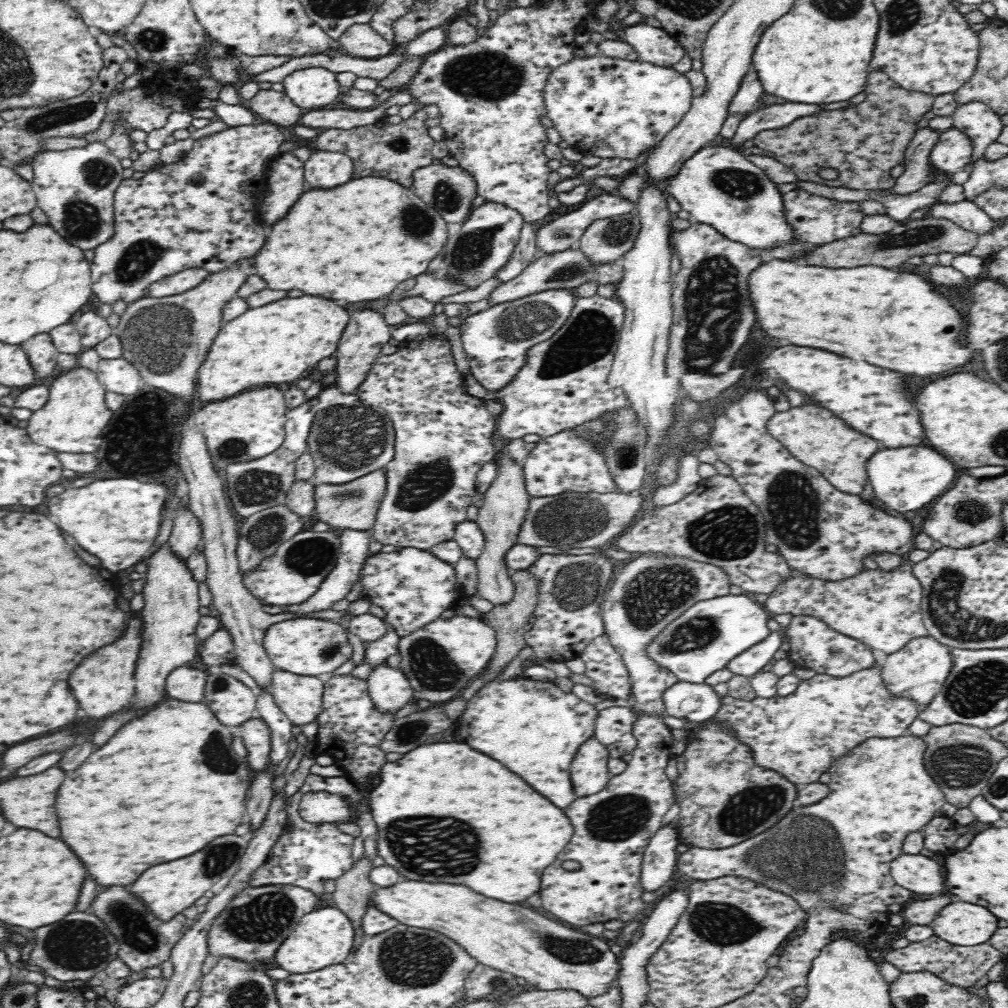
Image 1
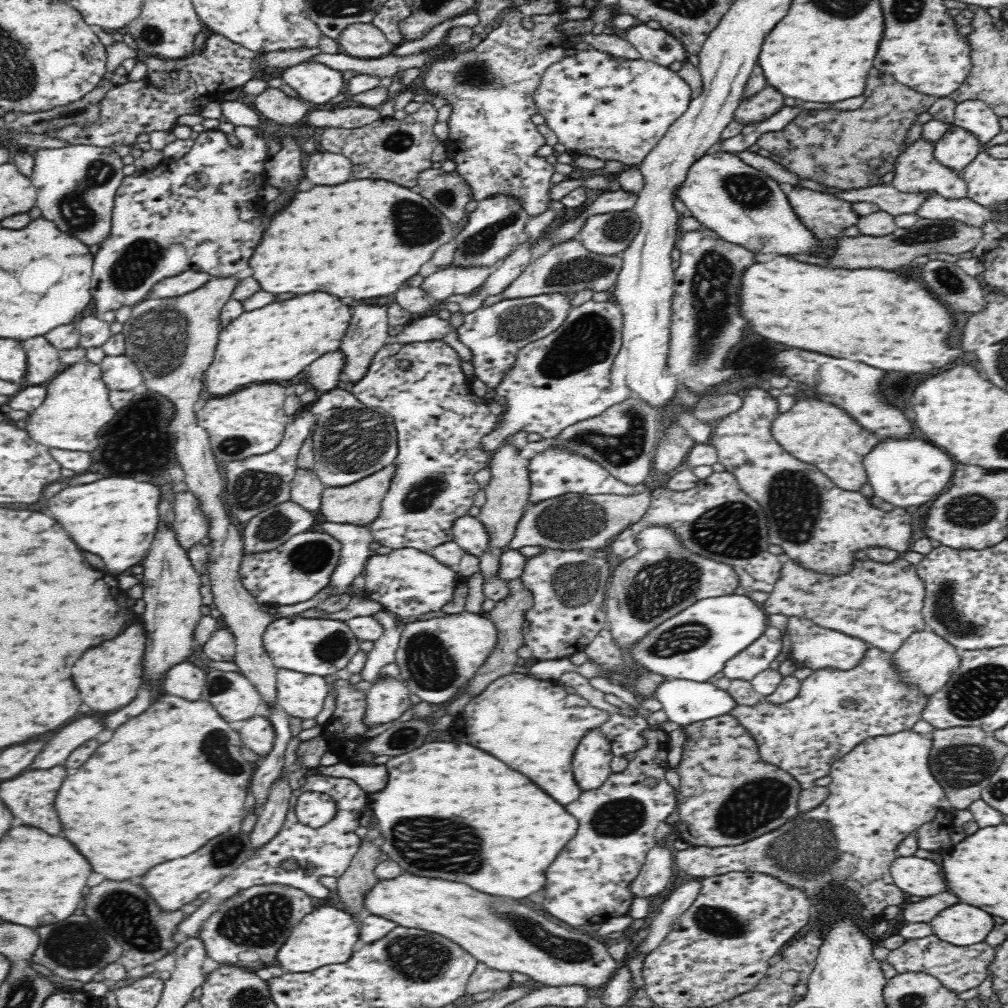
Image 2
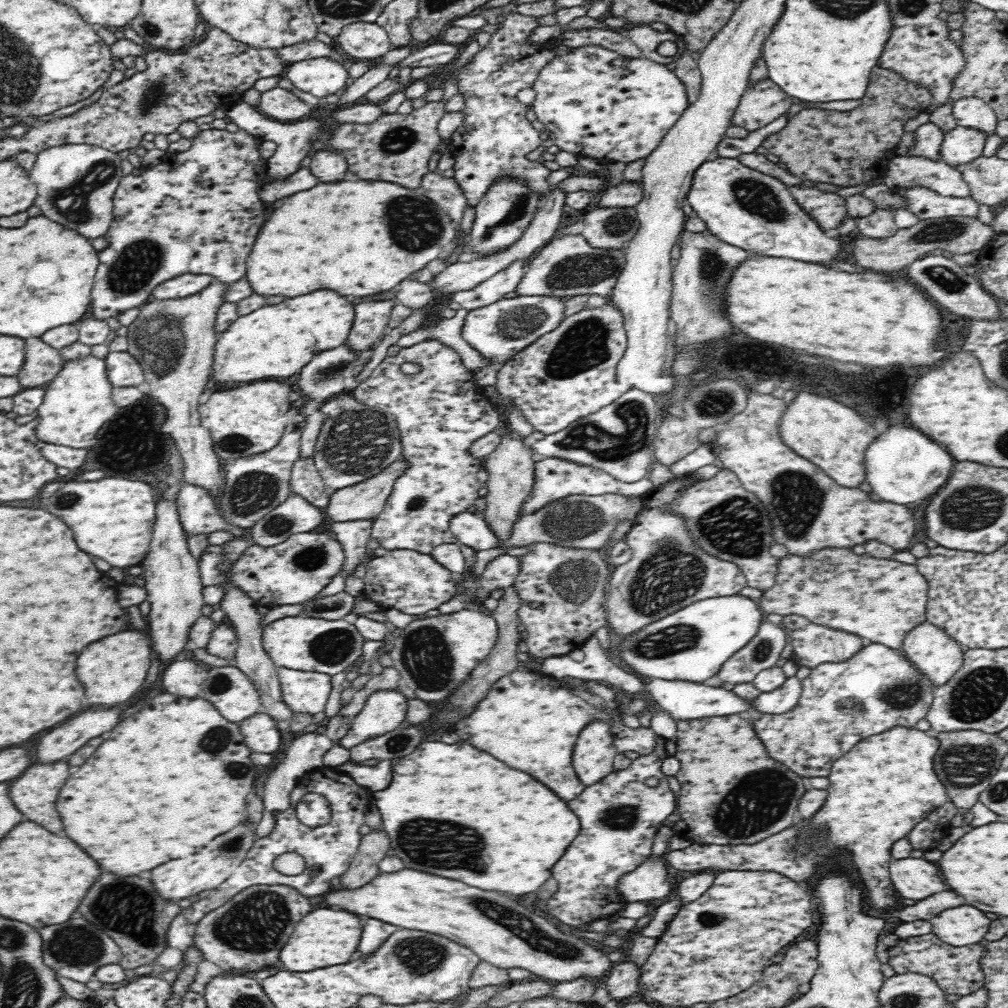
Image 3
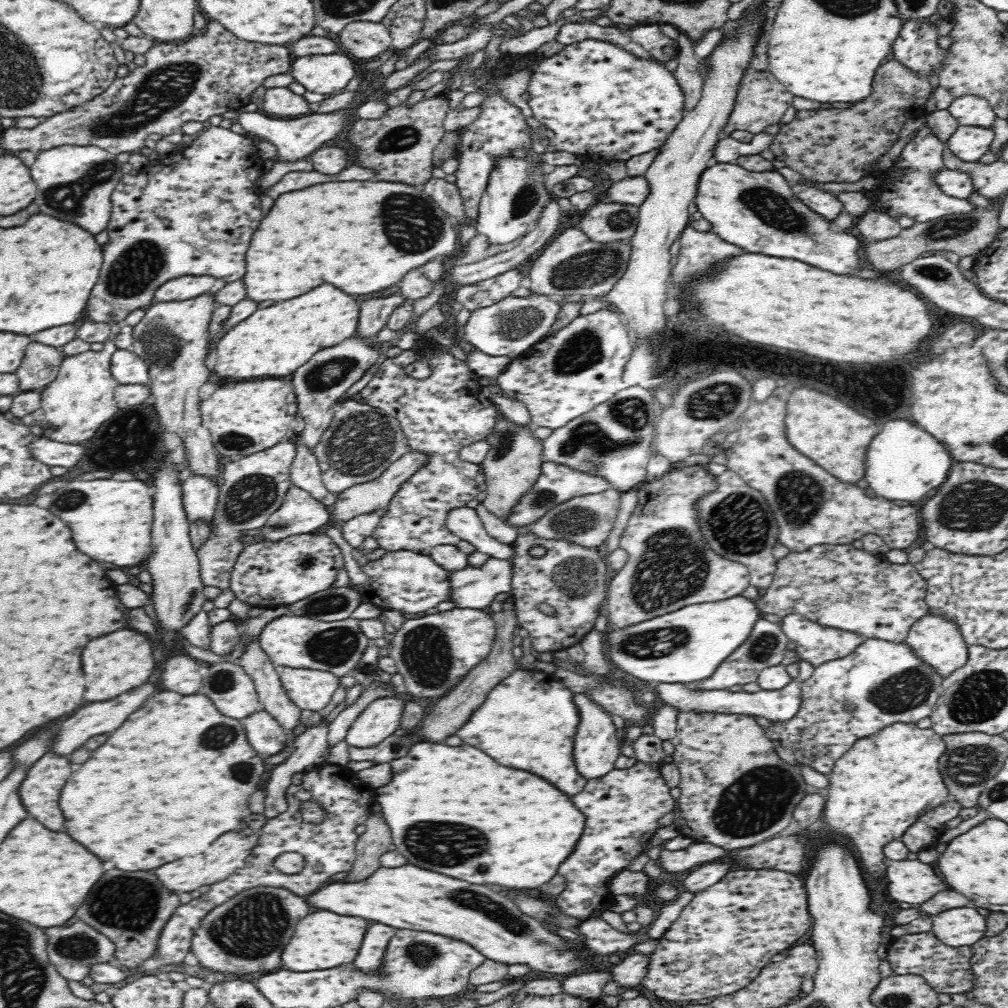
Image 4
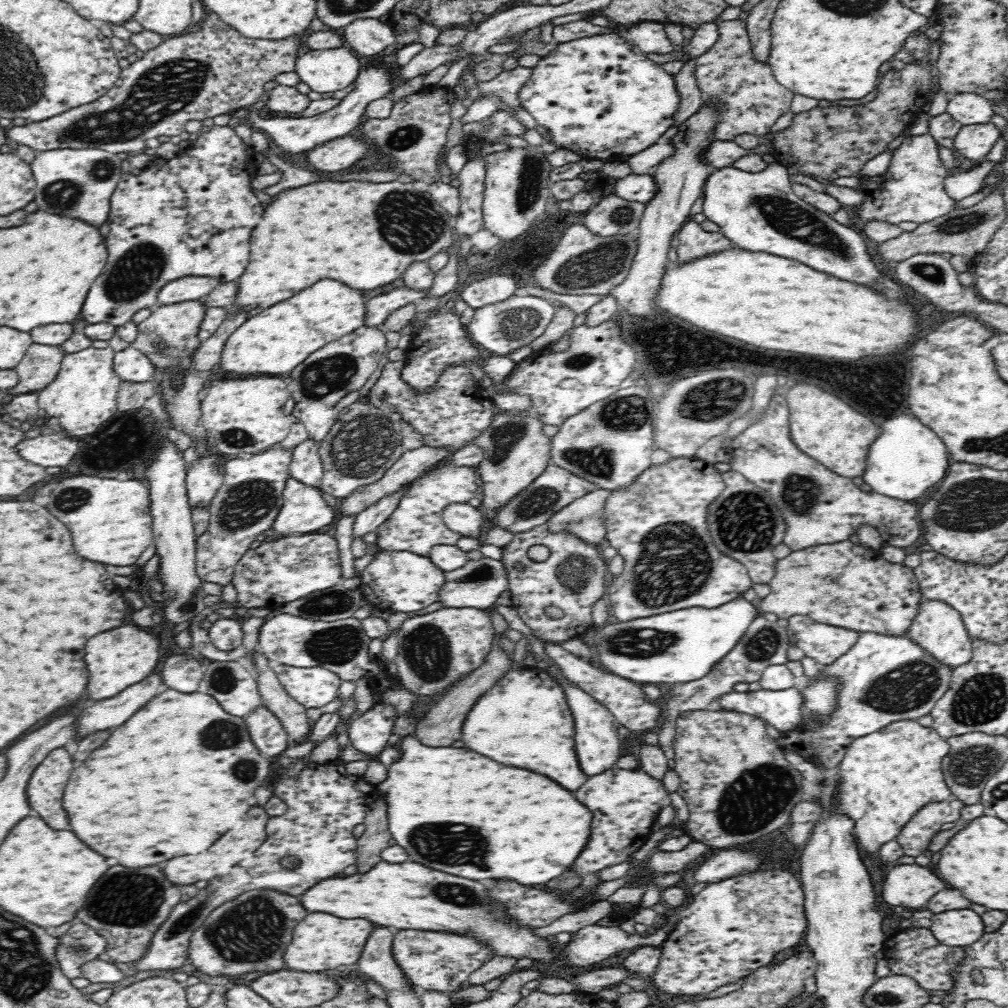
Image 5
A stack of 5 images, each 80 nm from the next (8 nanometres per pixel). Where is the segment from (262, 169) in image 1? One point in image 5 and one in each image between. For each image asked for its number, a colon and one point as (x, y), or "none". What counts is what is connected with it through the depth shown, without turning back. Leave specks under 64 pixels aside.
2: (202, 212)
3: (198, 211)
4: (204, 196)
5: (193, 214)

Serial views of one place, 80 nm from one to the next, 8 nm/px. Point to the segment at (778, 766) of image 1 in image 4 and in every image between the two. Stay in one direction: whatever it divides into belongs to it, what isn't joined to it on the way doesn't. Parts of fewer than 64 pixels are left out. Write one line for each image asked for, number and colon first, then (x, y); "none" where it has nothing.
2: (835, 710)
3: (841, 703)
4: (880, 682)

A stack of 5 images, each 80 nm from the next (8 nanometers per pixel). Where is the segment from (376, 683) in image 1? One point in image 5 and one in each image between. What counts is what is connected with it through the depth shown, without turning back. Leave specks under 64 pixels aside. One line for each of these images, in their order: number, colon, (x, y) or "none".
2: (387, 699)
3: (384, 710)
4: (380, 719)
5: (370, 733)

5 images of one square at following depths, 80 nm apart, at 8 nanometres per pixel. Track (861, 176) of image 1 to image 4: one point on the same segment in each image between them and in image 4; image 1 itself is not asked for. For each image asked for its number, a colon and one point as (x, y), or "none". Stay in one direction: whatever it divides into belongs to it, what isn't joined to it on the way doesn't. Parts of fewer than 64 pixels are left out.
2: (847, 150)
3: (844, 148)
4: (834, 145)

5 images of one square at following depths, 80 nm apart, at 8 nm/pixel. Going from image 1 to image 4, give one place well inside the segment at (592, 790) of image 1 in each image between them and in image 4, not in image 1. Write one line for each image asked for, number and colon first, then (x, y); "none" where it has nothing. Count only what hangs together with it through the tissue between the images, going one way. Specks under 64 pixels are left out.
2: (592, 762)
3: (595, 750)
4: (597, 746)

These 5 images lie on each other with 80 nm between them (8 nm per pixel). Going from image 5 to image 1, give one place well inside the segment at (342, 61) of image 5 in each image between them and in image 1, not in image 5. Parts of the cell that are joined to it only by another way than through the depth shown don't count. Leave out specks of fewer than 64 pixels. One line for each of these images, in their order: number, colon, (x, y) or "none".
1: (311, 88)
2: (318, 84)
3: (325, 77)
4: (324, 73)

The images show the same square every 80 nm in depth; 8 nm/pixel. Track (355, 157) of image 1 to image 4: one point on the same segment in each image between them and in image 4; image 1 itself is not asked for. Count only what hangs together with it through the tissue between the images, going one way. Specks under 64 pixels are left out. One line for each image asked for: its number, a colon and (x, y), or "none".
2: (398, 150)
3: (397, 147)
4: (399, 146)

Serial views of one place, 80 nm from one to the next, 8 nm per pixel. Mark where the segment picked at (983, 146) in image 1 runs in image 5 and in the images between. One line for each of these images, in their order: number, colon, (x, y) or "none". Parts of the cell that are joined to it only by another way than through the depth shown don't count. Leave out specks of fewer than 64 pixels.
2: (980, 119)
3: (974, 112)
4: (969, 110)
5: (969, 108)

